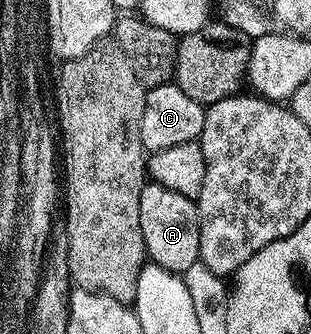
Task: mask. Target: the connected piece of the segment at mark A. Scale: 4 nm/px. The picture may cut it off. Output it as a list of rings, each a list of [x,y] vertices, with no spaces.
[[[155,182],[145,183],[139,201],[144,251],[151,263],[183,274],[200,262],[200,210],[197,201]]]

